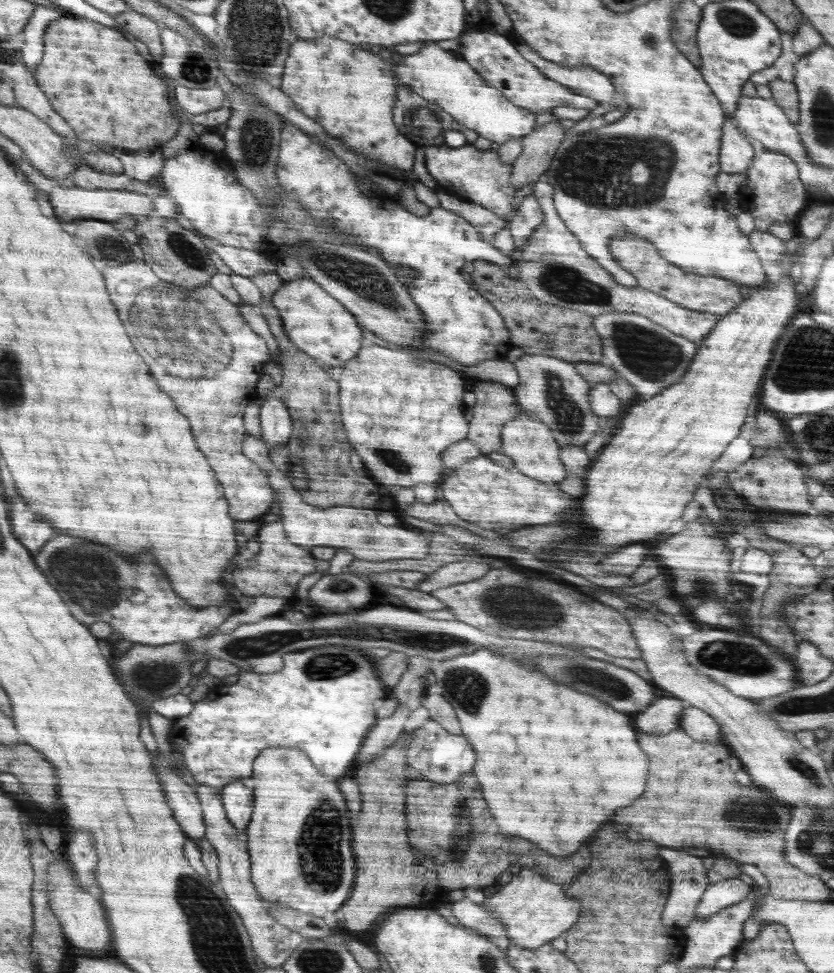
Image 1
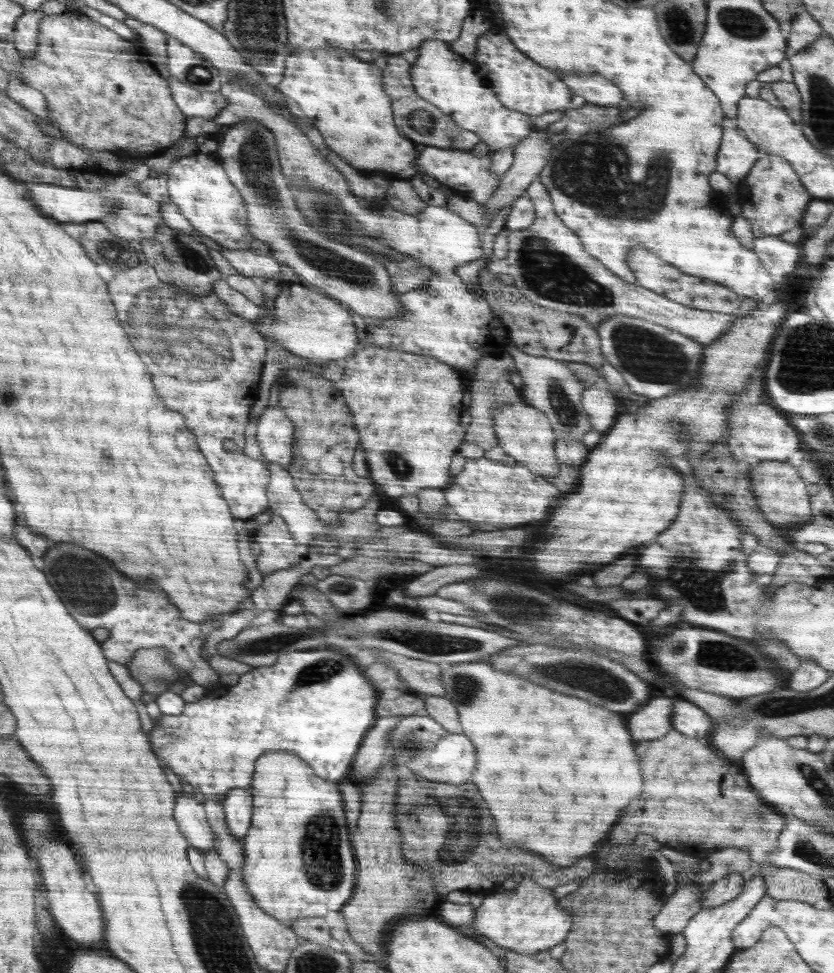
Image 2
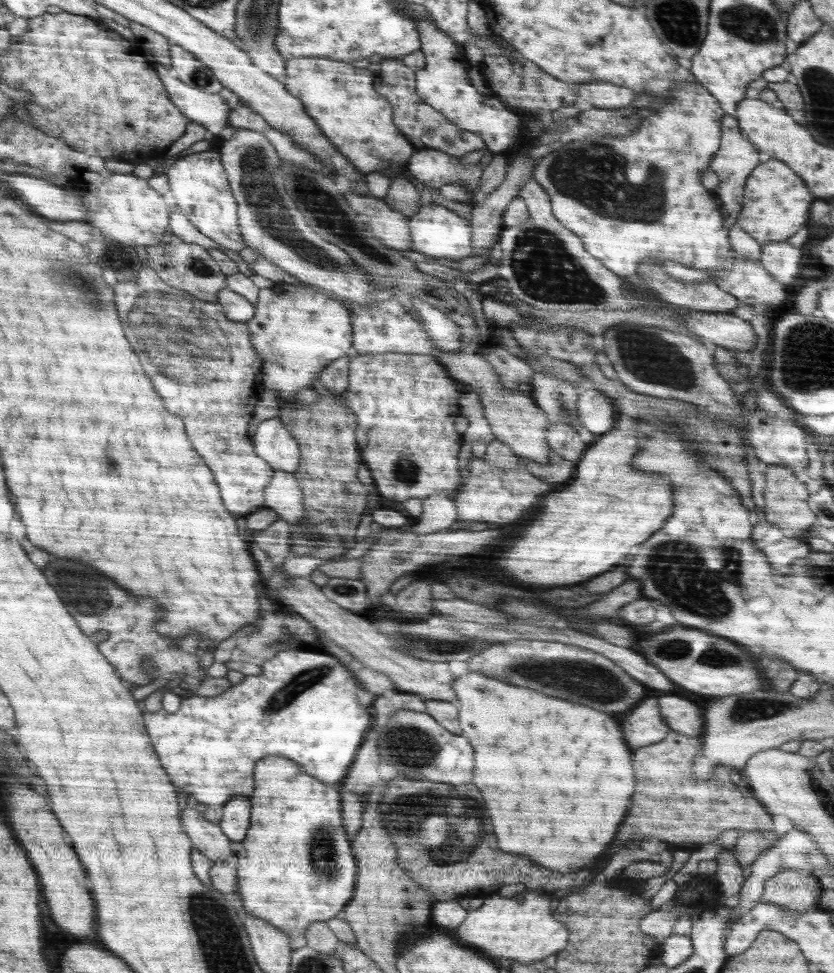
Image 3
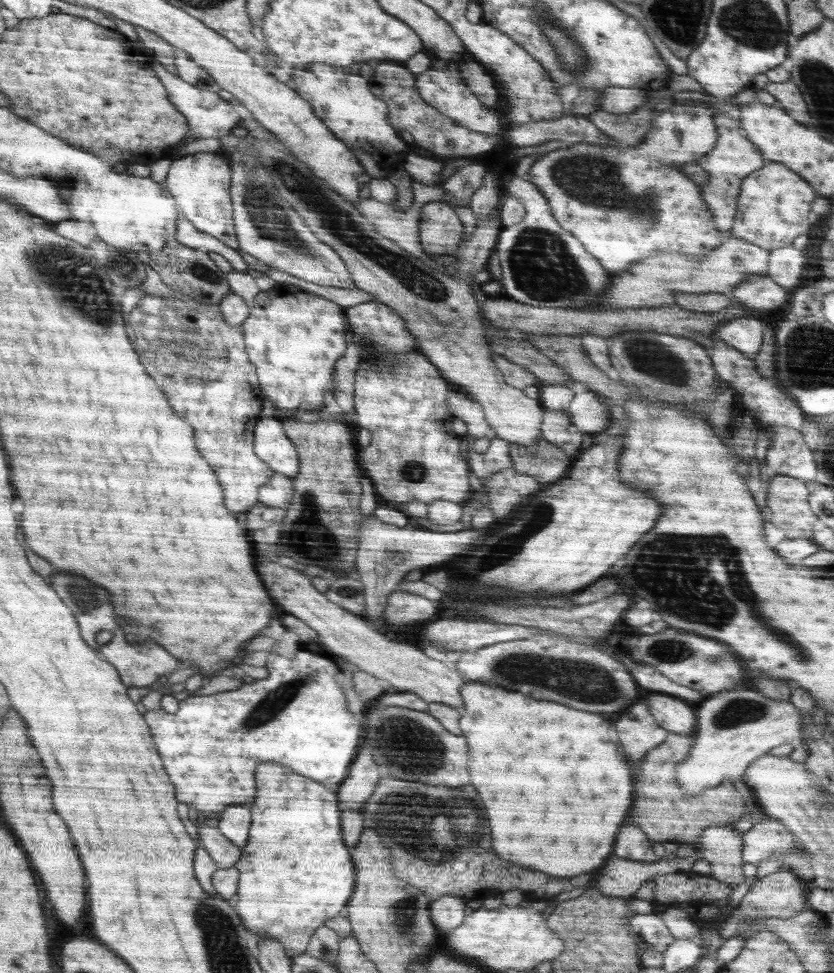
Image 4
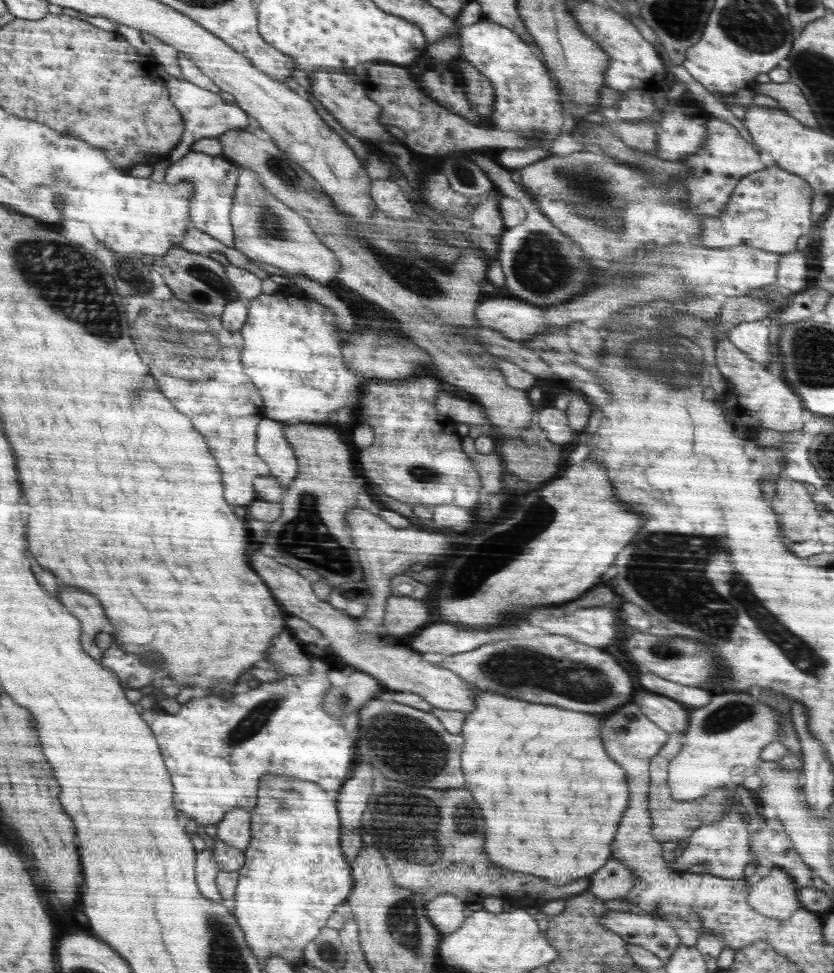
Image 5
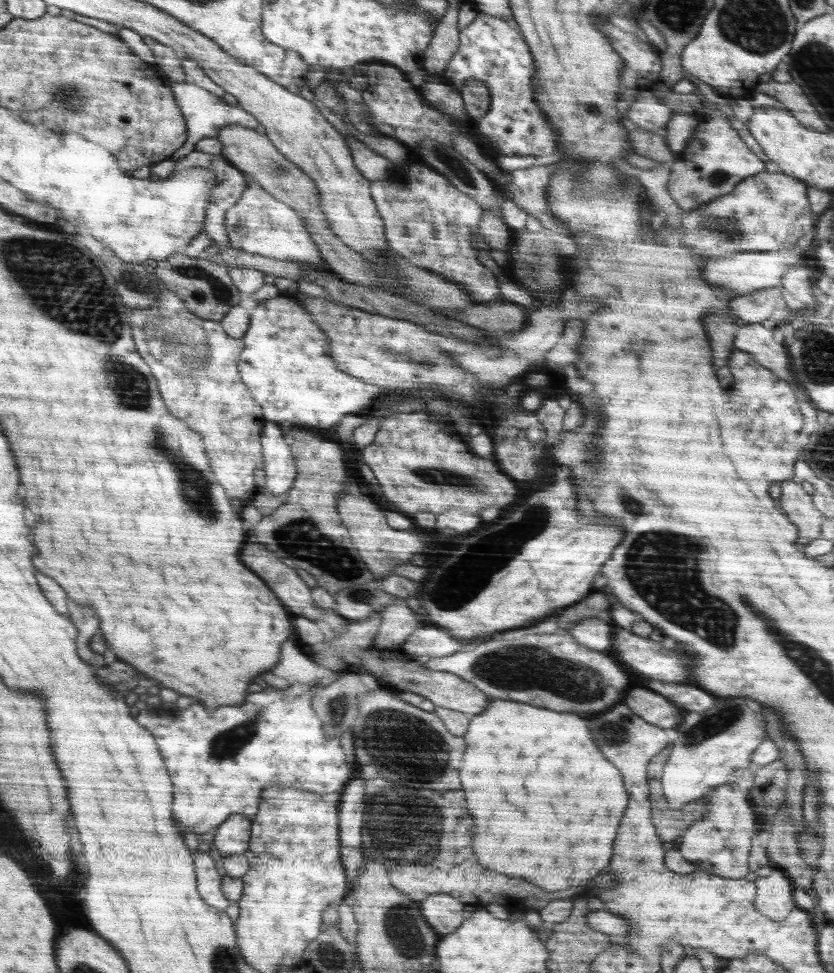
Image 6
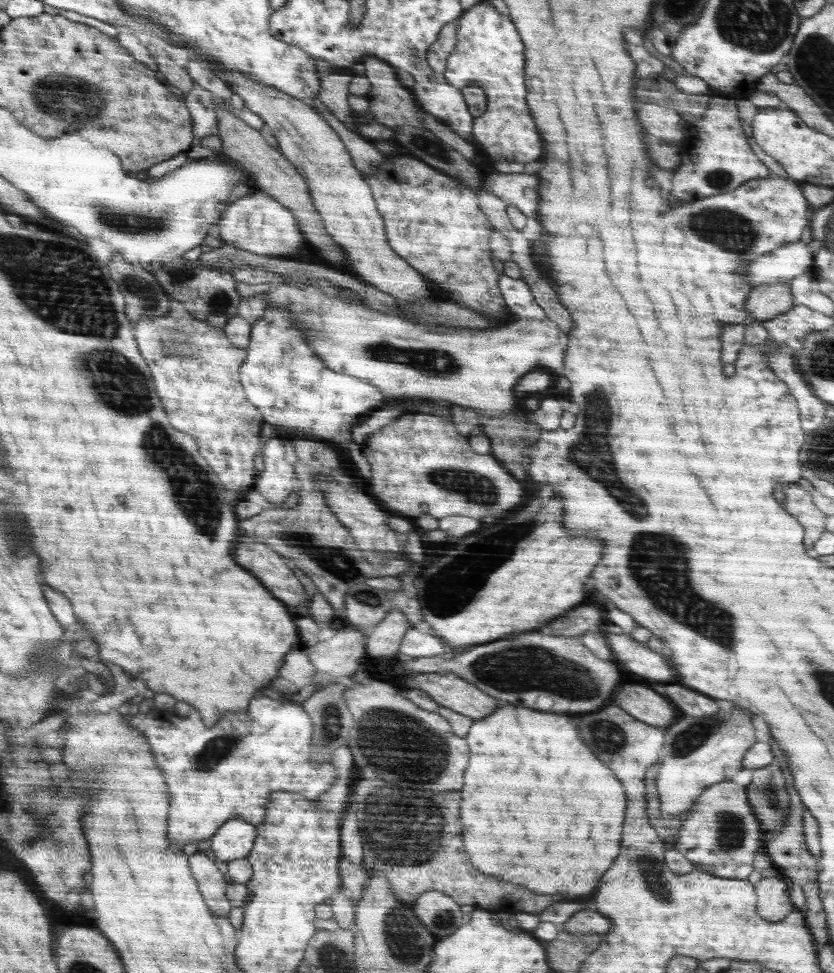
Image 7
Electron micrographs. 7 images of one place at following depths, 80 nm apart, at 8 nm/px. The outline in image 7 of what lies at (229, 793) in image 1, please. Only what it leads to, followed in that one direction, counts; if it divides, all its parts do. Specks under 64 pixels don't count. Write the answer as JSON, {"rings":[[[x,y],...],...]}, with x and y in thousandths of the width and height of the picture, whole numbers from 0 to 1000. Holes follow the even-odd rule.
{"rings":[[[283,841],[273,844],[254,860],[252,873],[261,885],[273,886],[295,882],[302,874],[302,865],[309,859],[308,849]]]}

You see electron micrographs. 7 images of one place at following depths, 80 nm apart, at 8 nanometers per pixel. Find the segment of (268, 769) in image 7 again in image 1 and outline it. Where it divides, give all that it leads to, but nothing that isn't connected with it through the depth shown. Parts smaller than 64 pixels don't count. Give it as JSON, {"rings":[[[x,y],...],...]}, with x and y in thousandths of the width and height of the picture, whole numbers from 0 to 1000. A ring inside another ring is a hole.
{"rings":[[[410,663],[359,668],[342,672],[339,679],[339,688],[333,691],[288,692],[275,713],[264,714],[258,719],[237,720],[225,736],[206,739],[211,746],[205,747],[204,767],[213,767],[213,773],[218,771],[221,785],[237,805],[252,807],[264,815],[264,810],[273,808],[276,802],[297,800],[302,795],[305,779],[324,767],[348,767],[369,773],[388,798],[405,800],[415,795],[412,789],[424,783],[434,761],[451,742],[448,719],[460,717],[460,707],[451,693],[451,680],[444,679],[433,667]]]}

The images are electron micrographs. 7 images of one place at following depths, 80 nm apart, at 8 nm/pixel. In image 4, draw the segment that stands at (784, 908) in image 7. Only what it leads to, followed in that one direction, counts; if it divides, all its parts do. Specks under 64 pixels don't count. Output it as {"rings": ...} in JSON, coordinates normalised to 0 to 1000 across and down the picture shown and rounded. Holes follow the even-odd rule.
{"rings":[[[935,893],[928,898],[916,900],[914,904],[905,905],[899,911],[899,915],[892,920],[884,934],[876,937],[876,942],[871,942],[866,948],[861,949],[860,955],[863,962],[868,967],[880,962],[884,954],[886,954],[893,943],[911,941],[911,943],[923,946],[926,942],[936,945],[953,942],[969,931],[969,919],[972,912],[971,908],[963,906],[946,893]]]}

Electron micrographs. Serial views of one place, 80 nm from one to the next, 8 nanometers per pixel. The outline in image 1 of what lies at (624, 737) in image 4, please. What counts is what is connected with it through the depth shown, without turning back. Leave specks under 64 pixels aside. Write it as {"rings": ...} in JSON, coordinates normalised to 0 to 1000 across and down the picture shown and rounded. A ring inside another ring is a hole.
{"rings":[[[793,715],[763,736],[763,750],[770,748],[772,754],[781,755],[801,754],[814,747],[820,727],[814,717]]]}

